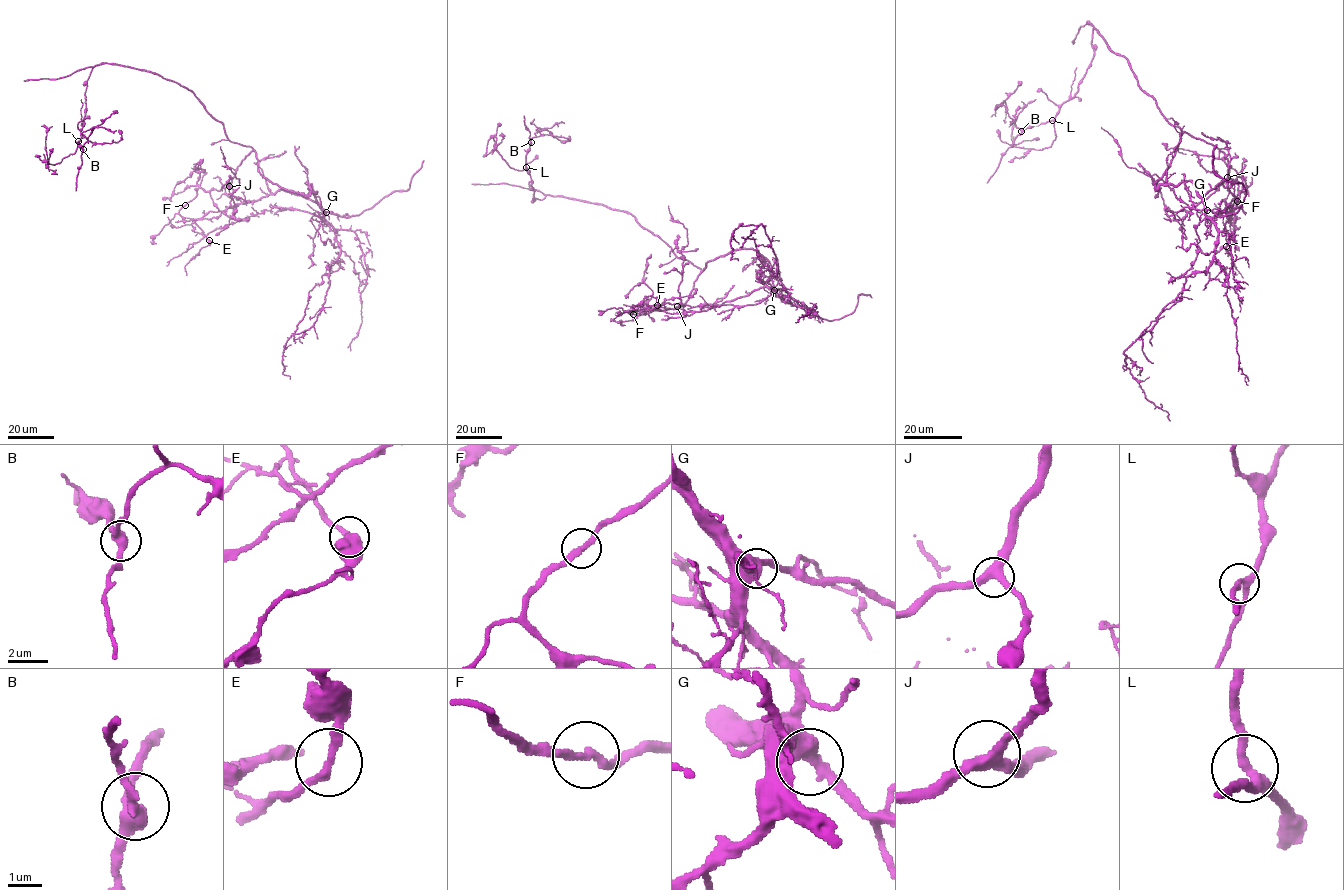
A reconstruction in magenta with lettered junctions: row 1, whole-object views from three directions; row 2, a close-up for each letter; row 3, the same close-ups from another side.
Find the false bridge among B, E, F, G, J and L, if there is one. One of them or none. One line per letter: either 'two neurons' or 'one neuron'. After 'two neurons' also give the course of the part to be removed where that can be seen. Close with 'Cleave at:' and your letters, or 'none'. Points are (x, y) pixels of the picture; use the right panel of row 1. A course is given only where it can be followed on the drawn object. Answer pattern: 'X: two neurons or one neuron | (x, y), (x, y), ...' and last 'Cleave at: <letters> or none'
B: one neuron
E: one neuron
F: one neuron
G: one neuron
J: one neuron
L: one neuron
Cleave at: none

